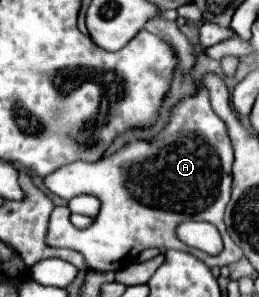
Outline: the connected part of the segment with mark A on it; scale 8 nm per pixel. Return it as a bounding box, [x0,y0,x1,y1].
[43,86,243,272]

